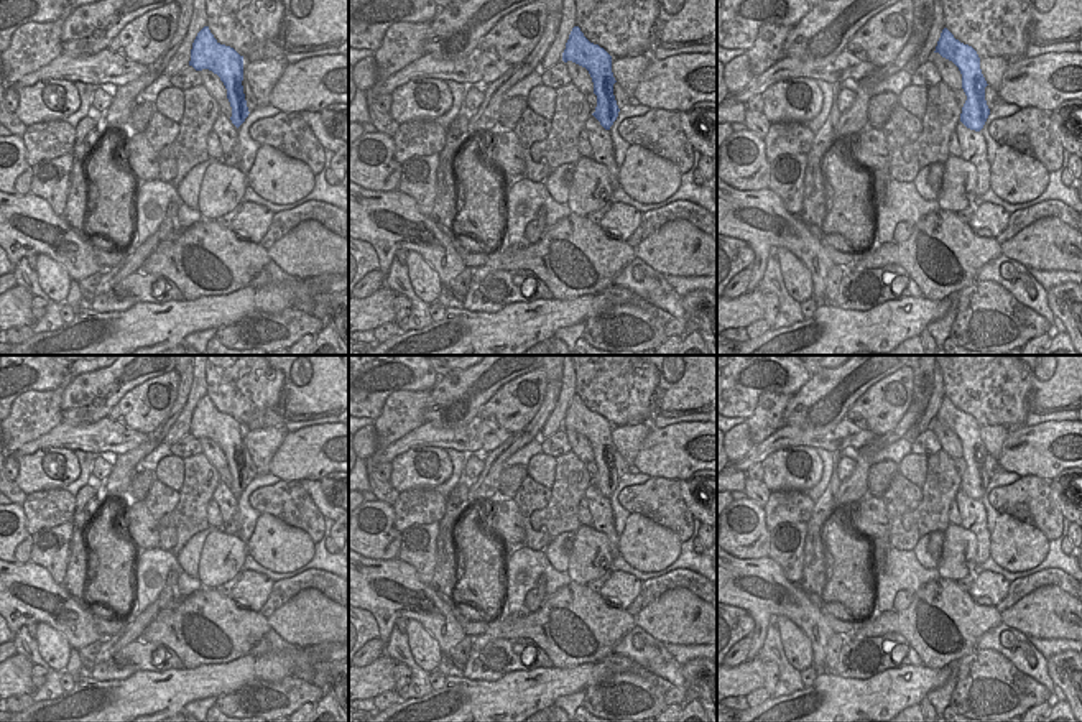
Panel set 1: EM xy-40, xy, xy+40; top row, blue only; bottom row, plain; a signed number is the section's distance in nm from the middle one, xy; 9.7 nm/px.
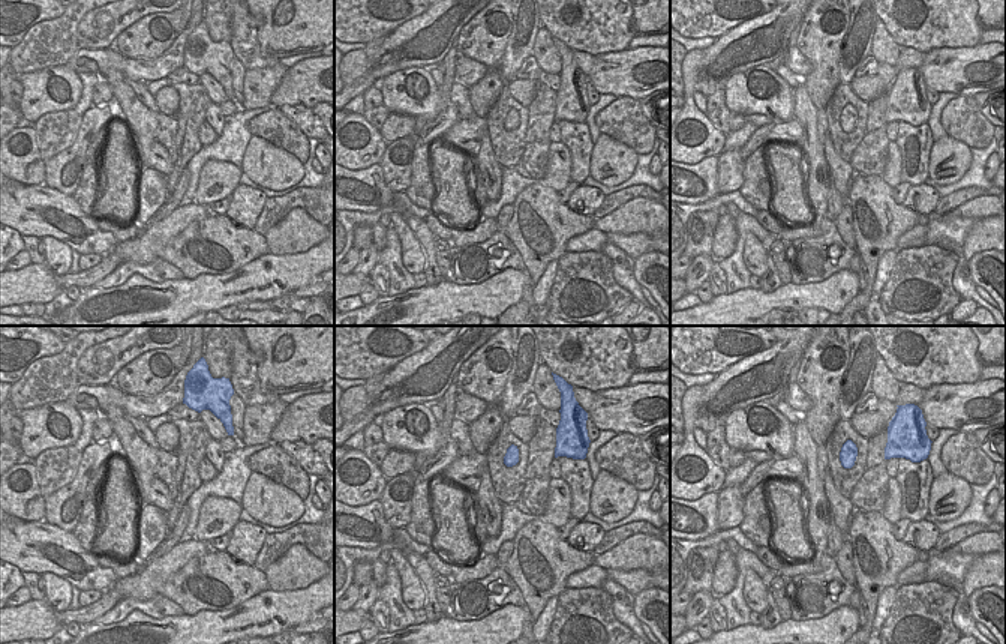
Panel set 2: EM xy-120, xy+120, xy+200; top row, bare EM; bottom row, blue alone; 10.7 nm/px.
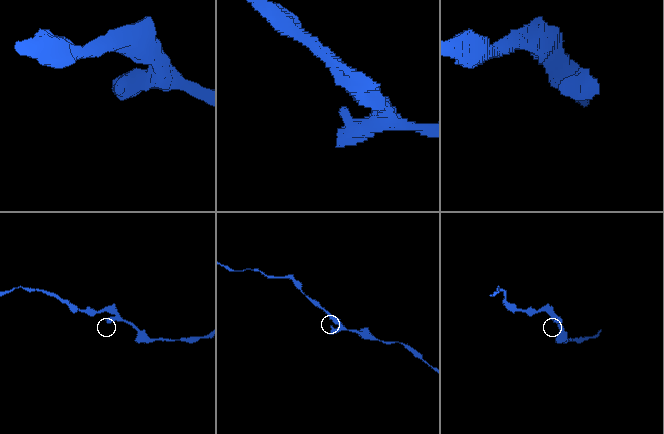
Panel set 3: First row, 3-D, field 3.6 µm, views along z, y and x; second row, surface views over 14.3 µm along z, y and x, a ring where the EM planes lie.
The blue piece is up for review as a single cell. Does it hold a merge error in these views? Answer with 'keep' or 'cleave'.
keep

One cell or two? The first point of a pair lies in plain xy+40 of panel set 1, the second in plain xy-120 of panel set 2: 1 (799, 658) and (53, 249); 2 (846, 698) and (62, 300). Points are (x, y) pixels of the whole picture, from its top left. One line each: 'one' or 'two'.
1: one
2: two

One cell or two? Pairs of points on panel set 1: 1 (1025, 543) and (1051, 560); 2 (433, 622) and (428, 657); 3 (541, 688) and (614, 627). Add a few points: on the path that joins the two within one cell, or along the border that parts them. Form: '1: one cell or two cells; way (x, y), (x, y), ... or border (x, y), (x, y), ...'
1: two cells; border (1049, 541), (1049, 551), (1038, 564), (1010, 571)
2: two cells; border (408, 619), (415, 619), (443, 650)
3: two cells; border (602, 658), (574, 666), (553, 666)

